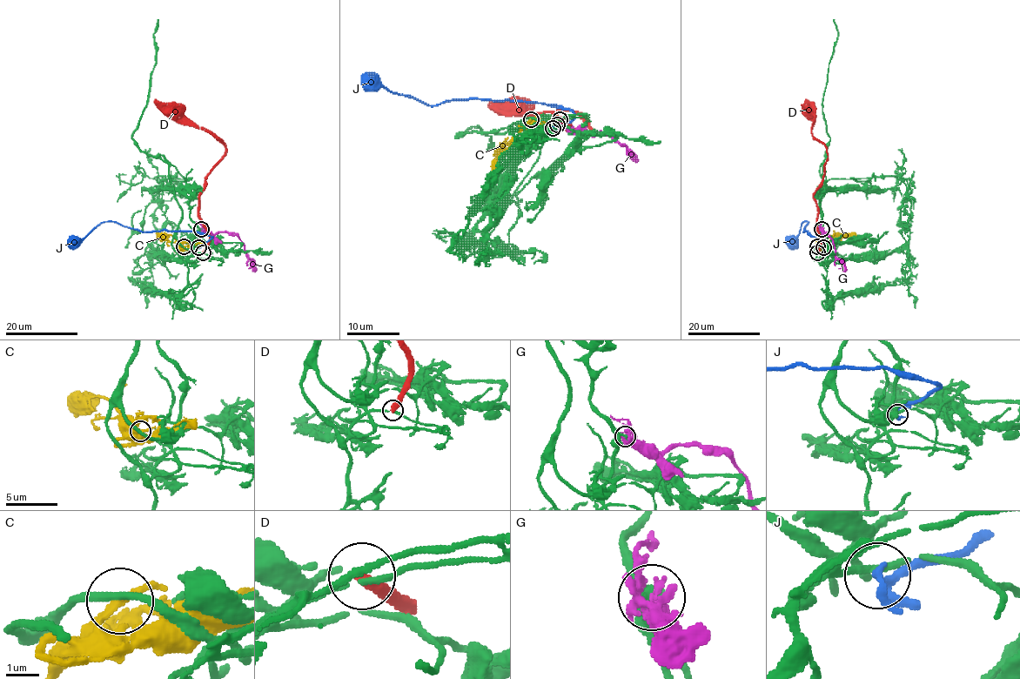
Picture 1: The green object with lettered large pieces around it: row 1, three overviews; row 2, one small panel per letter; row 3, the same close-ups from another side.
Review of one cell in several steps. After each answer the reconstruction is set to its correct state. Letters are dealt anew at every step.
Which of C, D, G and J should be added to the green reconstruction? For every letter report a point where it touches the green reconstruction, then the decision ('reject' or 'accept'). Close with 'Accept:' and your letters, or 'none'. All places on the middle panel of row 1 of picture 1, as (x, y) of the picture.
C: (531, 119) | reject
D: (560, 119) | reject
G: (557, 124) | reject
J: (553, 128) | reject
Accept: none

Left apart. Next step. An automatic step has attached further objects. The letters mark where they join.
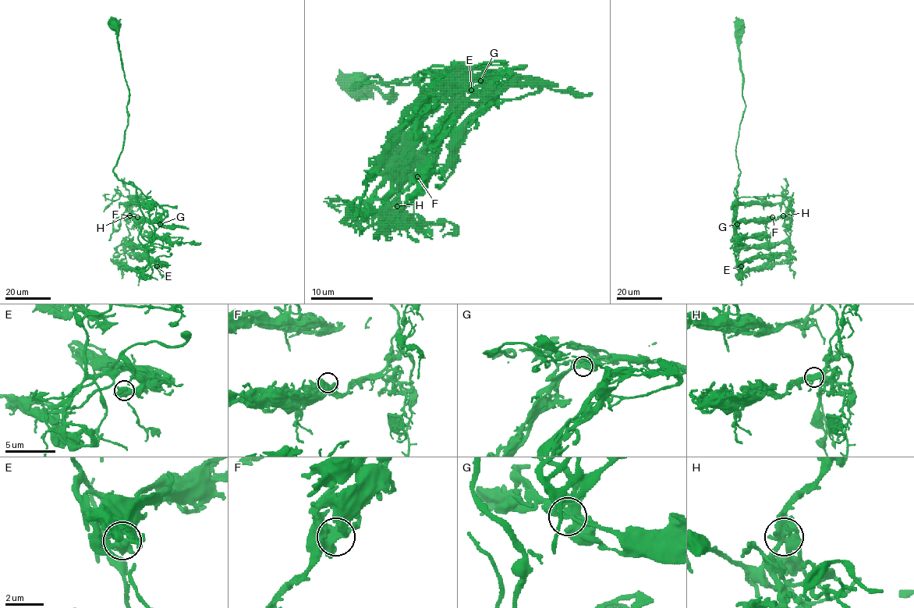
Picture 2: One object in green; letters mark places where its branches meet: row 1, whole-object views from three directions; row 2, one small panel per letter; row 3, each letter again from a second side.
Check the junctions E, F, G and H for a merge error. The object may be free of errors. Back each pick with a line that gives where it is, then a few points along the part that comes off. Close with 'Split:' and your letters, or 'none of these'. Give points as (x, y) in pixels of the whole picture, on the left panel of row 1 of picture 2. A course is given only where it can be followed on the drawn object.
Split: none of these

